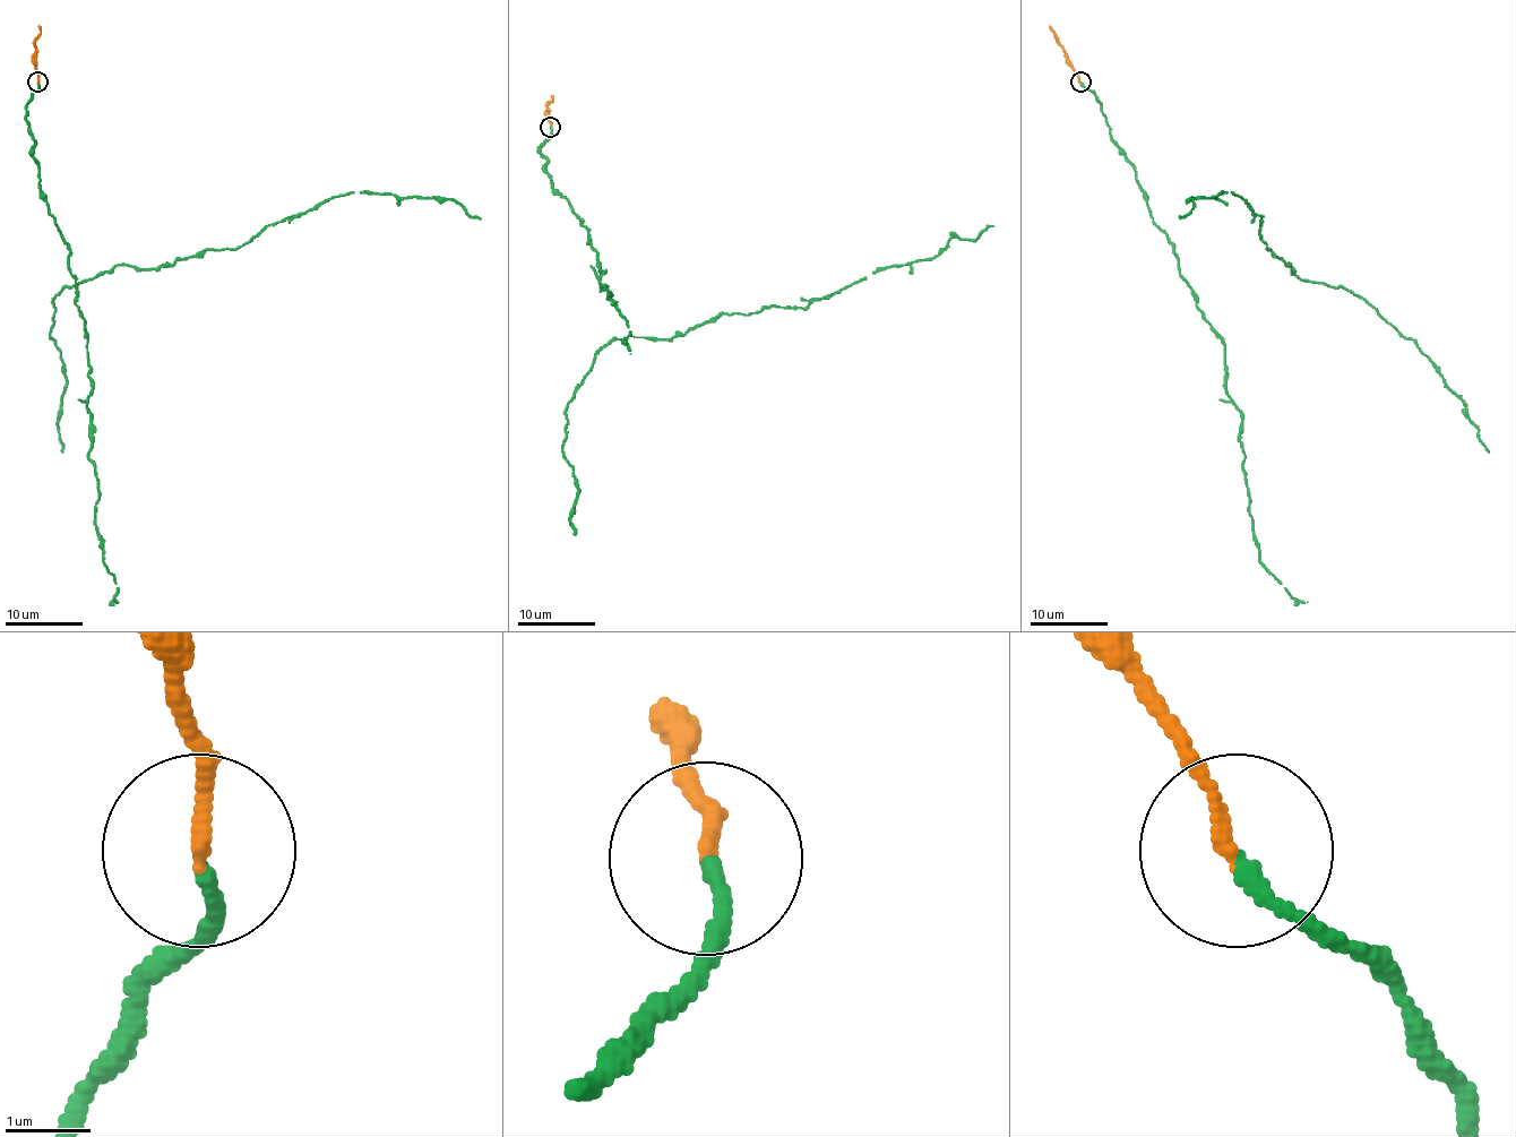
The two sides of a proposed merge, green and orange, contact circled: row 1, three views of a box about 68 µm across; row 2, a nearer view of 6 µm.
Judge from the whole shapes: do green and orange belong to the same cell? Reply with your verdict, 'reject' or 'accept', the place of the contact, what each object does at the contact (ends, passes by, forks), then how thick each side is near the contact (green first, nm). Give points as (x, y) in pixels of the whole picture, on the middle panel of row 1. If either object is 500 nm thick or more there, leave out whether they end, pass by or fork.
accept; place (550, 127); green ends; orange ends; calibres 160 and 160 nm

